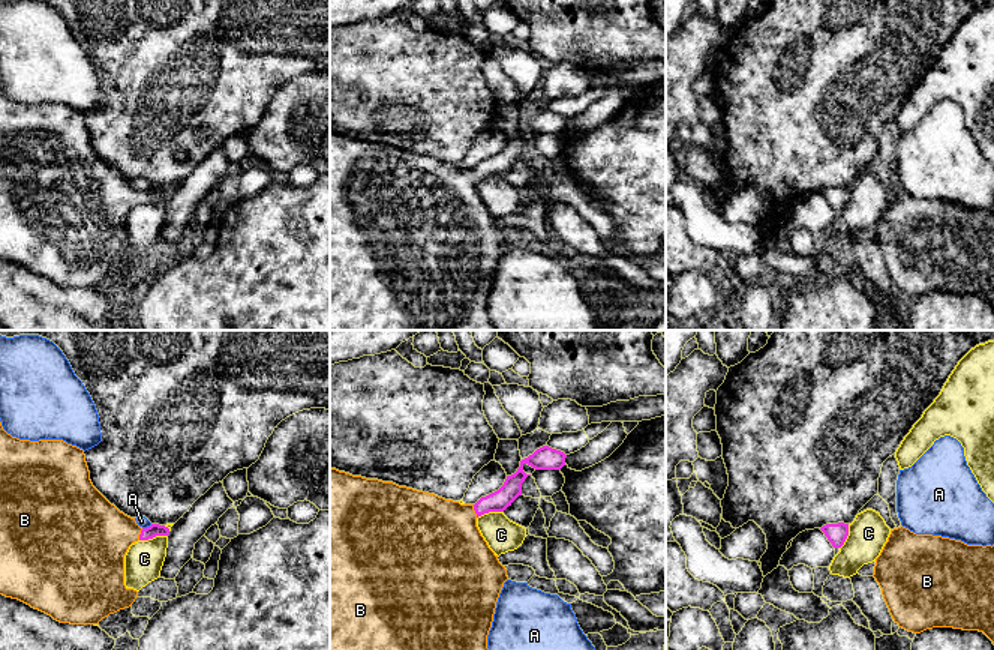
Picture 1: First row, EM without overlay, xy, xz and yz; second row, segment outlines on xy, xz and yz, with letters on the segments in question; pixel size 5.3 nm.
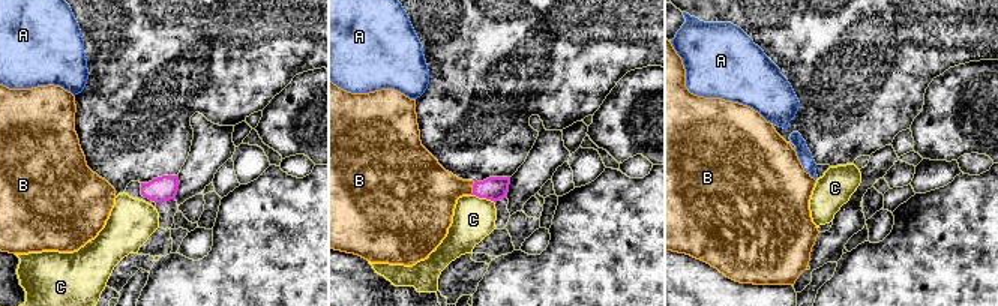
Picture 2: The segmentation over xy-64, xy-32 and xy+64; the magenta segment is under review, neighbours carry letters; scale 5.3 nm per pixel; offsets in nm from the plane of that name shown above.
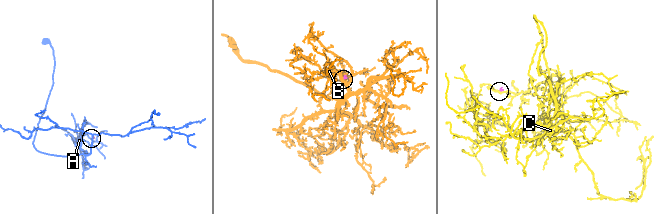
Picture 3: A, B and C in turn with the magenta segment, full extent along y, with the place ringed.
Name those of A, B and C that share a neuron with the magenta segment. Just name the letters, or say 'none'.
B

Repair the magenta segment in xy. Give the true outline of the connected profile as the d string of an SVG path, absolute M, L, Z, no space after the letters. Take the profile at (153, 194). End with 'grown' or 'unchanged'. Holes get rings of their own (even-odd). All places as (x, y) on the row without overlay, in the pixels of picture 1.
M0 86L0 258L18 263L34 273L39 273L60 287L70 288L99 288L109 278L132 270L138 255L124 249L124 219L129 210L138 204L148 204L156 200L168 200L169 192L151 188L142 192L130 182L111 168L91 147L84 114L67 108L63 104L19 104L7 98Z; grown

